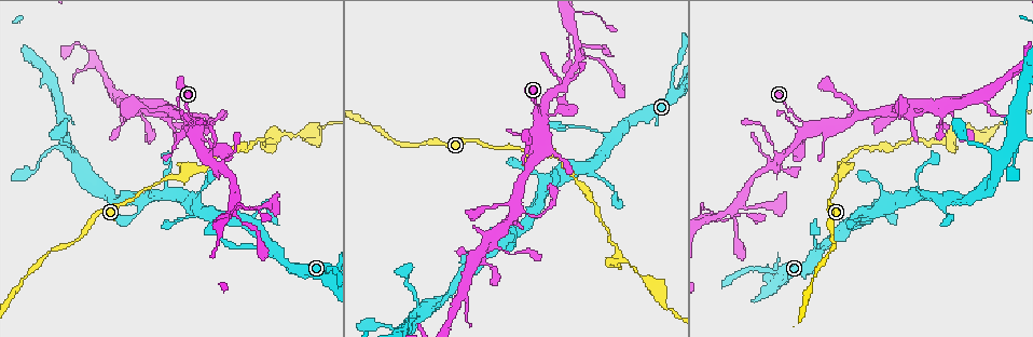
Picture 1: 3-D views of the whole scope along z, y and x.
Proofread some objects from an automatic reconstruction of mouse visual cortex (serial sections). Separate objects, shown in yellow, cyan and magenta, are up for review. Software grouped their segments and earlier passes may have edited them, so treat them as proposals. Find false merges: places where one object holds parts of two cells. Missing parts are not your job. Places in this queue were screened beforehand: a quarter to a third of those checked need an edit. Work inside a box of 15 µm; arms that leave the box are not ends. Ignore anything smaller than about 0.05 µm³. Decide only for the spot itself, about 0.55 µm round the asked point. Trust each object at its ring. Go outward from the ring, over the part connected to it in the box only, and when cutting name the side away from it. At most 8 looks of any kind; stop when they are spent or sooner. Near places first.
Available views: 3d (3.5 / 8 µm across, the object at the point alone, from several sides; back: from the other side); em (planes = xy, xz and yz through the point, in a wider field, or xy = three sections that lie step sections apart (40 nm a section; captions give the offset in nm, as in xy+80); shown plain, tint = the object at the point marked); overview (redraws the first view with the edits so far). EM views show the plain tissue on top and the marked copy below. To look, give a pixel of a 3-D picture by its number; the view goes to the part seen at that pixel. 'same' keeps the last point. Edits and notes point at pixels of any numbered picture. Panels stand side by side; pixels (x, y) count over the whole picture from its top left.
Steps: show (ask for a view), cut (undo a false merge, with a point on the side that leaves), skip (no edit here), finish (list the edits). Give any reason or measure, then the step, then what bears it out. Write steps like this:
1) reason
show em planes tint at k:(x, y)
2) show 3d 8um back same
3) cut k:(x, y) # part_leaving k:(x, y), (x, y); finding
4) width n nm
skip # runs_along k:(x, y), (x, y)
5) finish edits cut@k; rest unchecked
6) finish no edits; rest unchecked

sharp bend
show 3d 3.5um at 1:(194, 130)

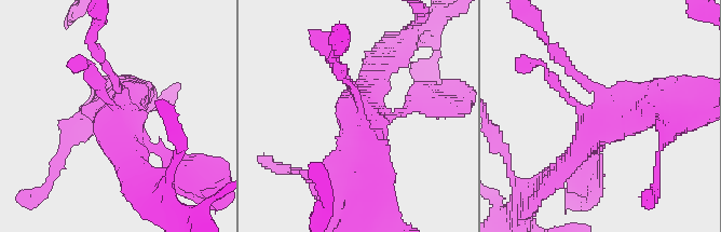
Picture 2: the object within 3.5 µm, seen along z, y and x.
now the EM
show em xy step 3 tint at 2:(613, 108)

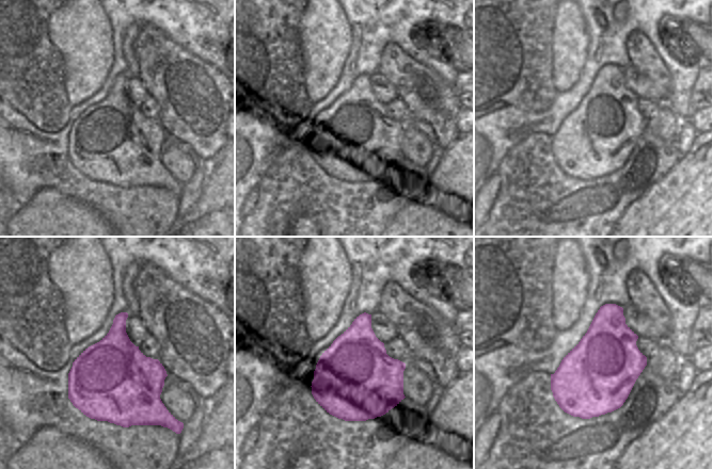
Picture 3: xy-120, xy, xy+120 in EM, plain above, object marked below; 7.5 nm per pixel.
skip # runs_along 2:(562, 60), (617, 113), (681, 100); all the same cell

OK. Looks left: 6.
show 3d 8um at 1:(556, 89)

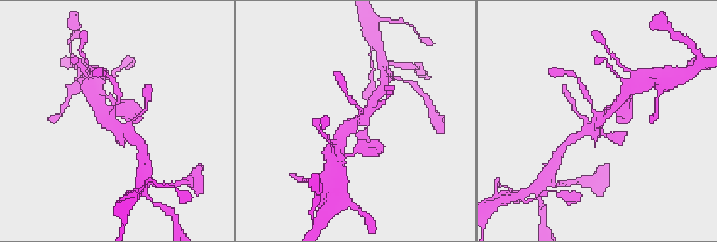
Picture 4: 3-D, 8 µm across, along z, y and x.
show em xy step 3 tint at 4:(599, 120)

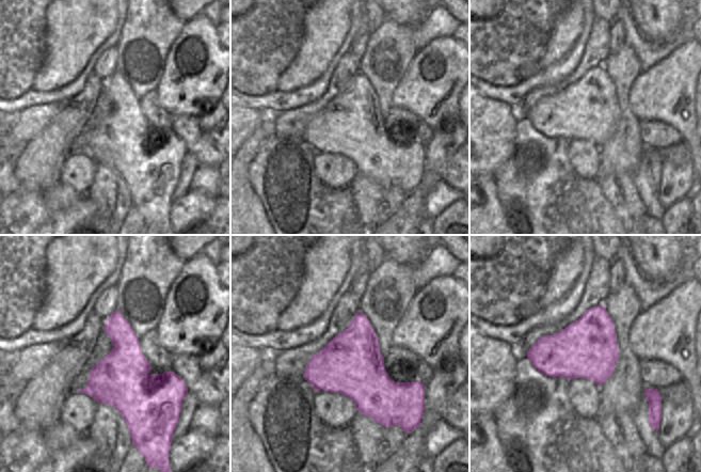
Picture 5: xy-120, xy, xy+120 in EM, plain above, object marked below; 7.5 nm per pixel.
skip # runs_along 4:(338, 144), (371, 106); continuous, no second cell

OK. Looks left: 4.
two arms in line, one across
show 3d 3.5um at 1:(235, 199)

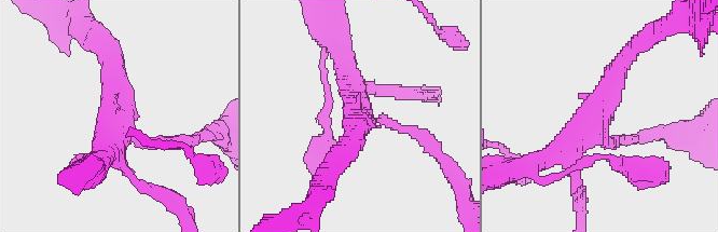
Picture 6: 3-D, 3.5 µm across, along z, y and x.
arm_widths 150, 250, 300 nm
skip # runs_along 6:(626, 56), (596, 120), (541, 159); one cell here

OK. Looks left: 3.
finish no edits; rest unchecked

